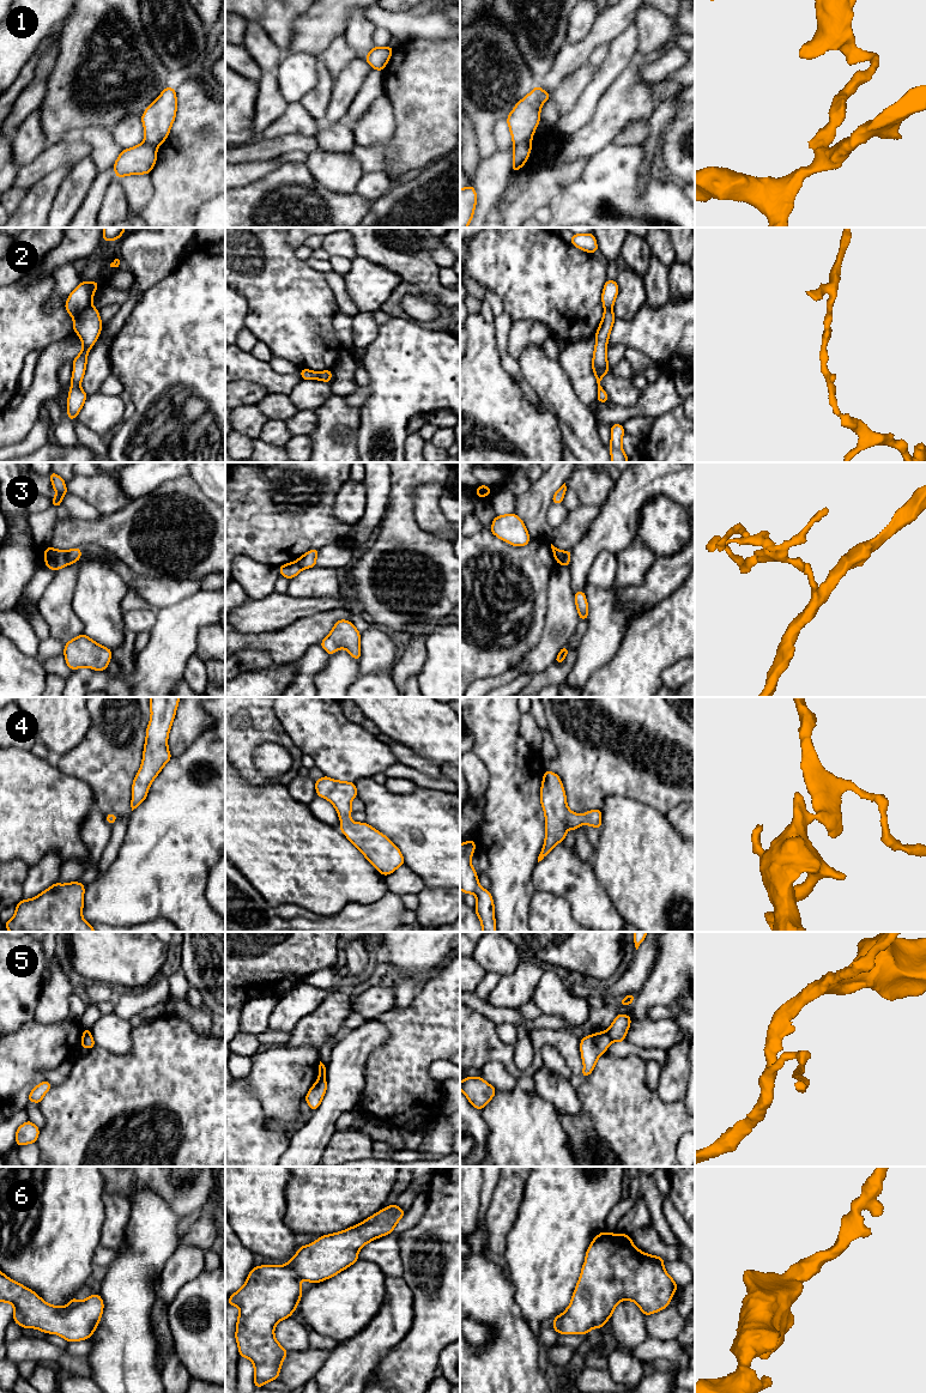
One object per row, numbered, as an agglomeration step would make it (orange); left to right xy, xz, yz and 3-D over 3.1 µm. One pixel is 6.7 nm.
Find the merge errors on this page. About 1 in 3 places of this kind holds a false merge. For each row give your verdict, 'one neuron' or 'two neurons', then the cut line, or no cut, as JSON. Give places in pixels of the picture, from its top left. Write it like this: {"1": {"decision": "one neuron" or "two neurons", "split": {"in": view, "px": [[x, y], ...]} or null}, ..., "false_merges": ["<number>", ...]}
{"1": {"decision": "two neurons", "split": {"in": "yz", "px": [[530, 139], [521, 140], [514, 145]]}}, "2": {"decision": "two neurons", "split": {"in": "xy", "px": [[91, 303], [73, 318]]}}, "3": {"decision": "two neurons", "split": {"in": "xy", "px": [[65, 551], [68, 564]]}}, "4": {"decision": "one neuron", "split": null}, "5": {"decision": "two neurons", "split": {"in": "yz", "px": [[605, 1031], [612, 1041]]}}, "6": {"decision": "one neuron", "split": null}, "false_merges": ["1", "2", "3", "5"]}

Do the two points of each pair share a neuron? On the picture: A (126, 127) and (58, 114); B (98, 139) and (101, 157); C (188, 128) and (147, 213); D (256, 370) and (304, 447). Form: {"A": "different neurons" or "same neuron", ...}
{"A": "different neurons", "B": "same neuron", "C": "same neuron", "D": "different neurons"}

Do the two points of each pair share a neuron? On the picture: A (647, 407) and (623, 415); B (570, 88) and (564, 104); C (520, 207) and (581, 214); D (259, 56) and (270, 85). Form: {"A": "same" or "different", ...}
{"A": "same", "B": "same", "C": "different", "D": "different"}

